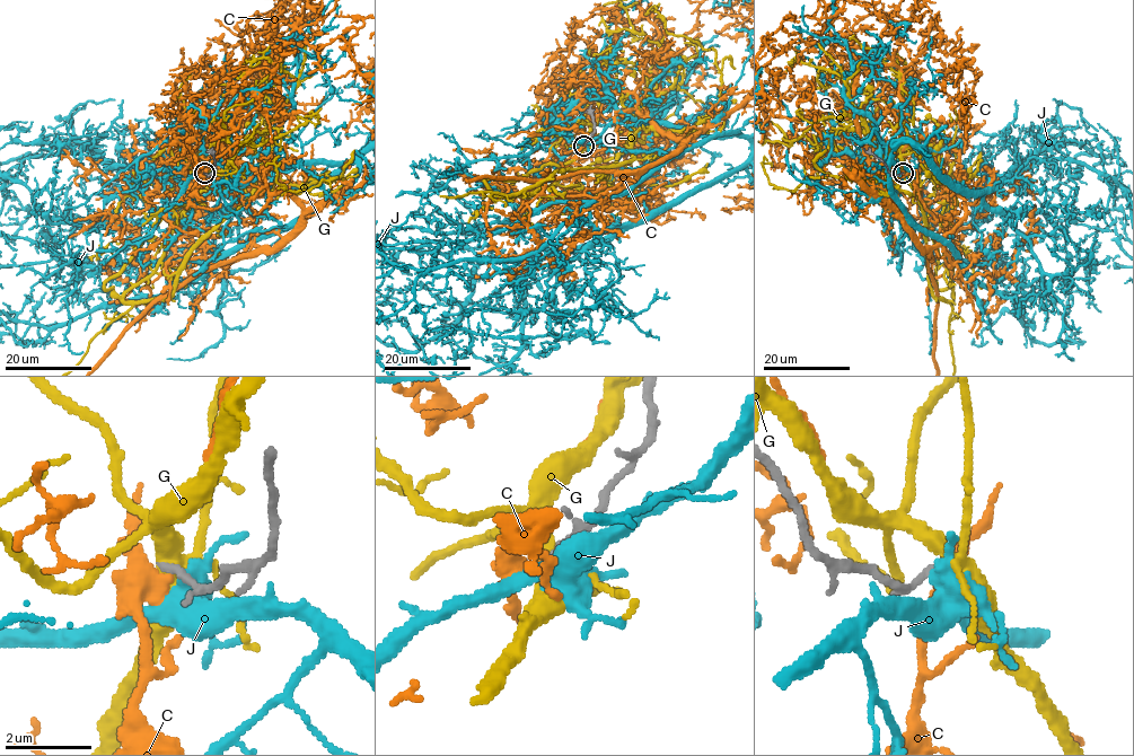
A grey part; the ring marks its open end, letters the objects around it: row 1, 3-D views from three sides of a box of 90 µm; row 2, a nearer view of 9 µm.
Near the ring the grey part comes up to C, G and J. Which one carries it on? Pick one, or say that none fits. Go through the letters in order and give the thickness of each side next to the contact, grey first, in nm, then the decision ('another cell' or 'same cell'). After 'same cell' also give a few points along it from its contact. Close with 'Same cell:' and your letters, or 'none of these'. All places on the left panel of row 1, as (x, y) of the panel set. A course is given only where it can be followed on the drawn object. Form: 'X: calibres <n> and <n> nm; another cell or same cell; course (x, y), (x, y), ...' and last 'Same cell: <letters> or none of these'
C: calibres 170 and 400 nm; another cell
G: calibres 150 and 400 nm; another cell
J: calibres 220 and 440 nm; another cell
Same cell: none of these

